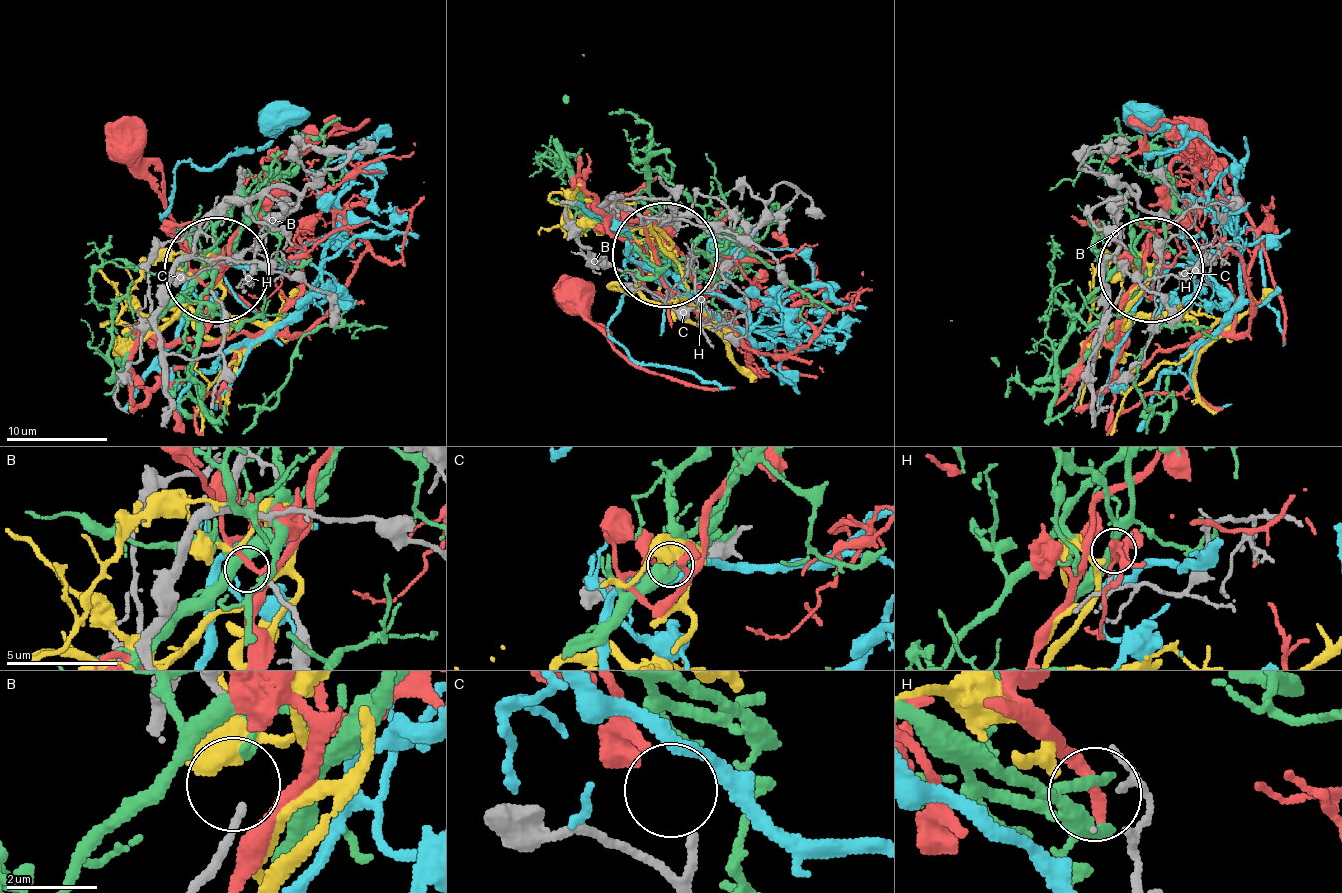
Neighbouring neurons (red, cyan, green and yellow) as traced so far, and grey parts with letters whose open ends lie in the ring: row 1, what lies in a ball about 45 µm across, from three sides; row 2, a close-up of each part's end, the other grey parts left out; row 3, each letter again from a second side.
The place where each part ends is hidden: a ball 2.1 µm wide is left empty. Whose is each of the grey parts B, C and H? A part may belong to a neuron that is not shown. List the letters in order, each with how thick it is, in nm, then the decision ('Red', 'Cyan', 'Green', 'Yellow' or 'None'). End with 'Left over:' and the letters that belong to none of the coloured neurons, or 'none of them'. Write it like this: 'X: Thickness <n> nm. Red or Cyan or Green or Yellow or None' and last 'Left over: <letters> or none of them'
B: Thickness 160 nm. None
C: Thickness 160 nm. Red
H: Thickness 20 nm. None
Left over: B, H

